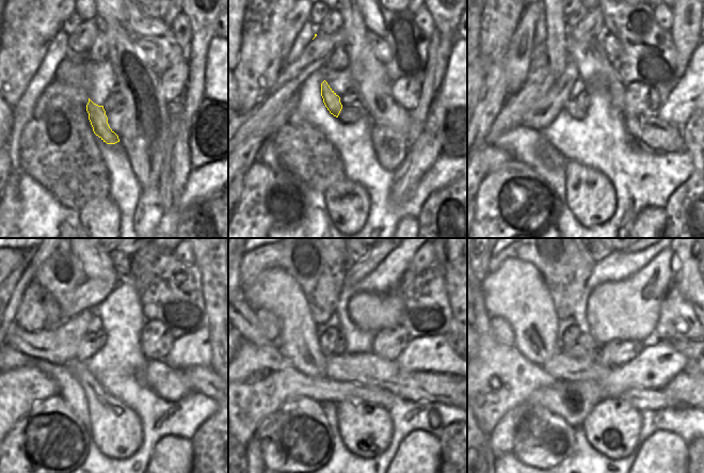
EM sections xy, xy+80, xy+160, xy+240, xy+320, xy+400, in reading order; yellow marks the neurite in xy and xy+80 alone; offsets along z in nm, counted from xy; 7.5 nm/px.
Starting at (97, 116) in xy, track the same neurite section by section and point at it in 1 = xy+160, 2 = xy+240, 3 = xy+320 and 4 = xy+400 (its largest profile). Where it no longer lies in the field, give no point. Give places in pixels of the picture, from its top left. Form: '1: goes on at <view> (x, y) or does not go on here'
1: goes on at xy+160 (557, 42)
2: goes on at xy+240 (83, 259)
3: does not go on here
4: does not go on here

